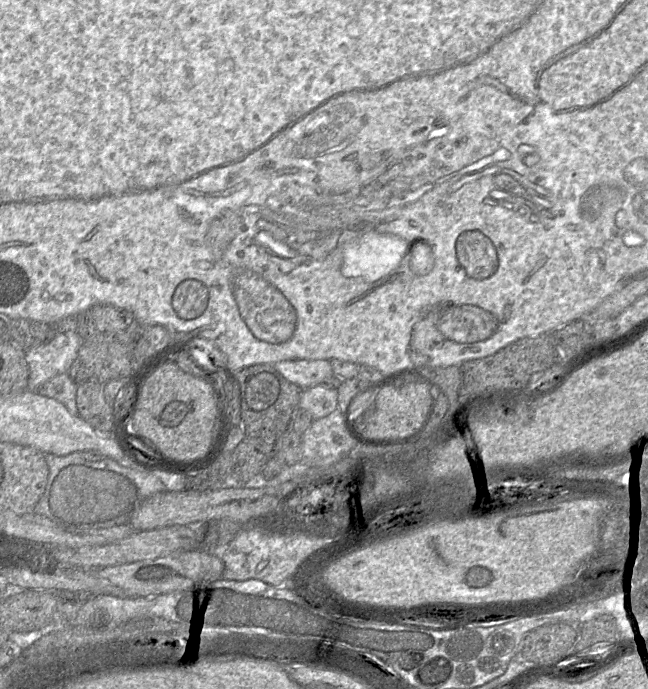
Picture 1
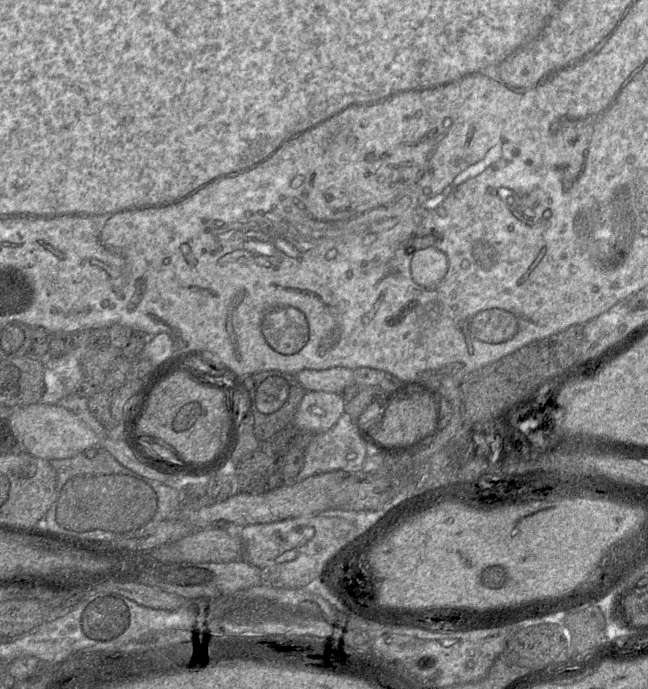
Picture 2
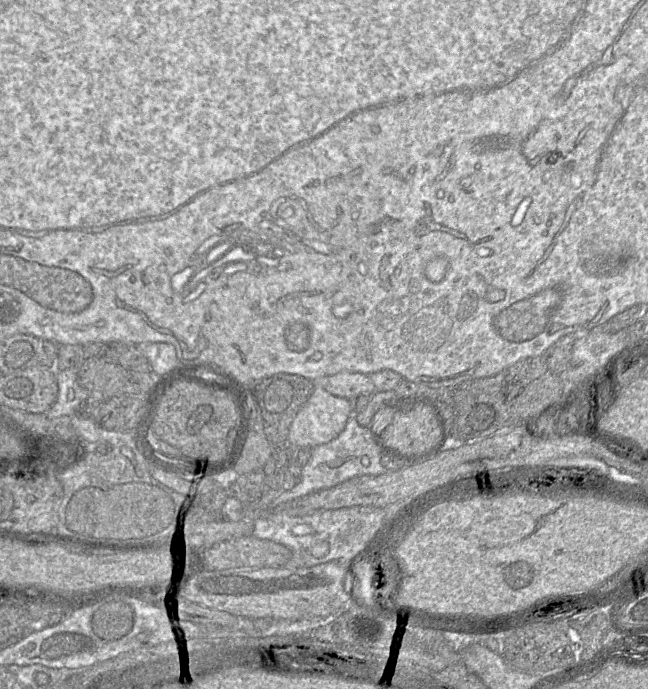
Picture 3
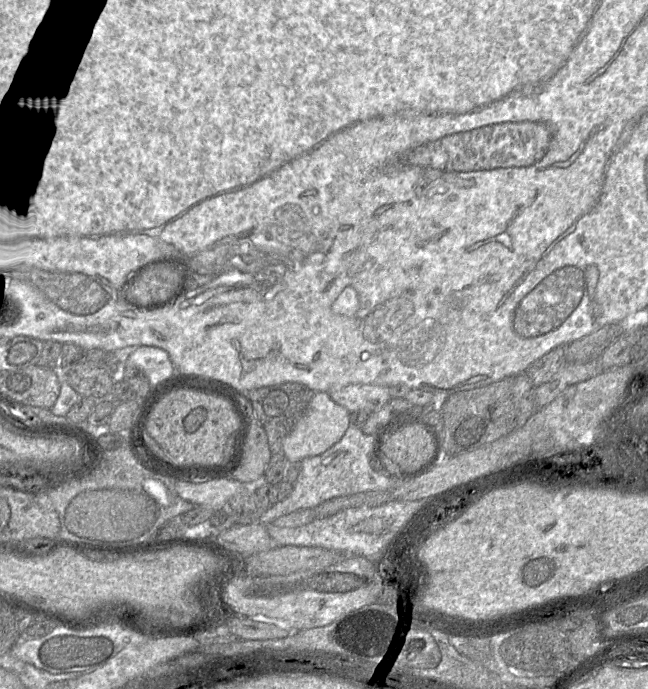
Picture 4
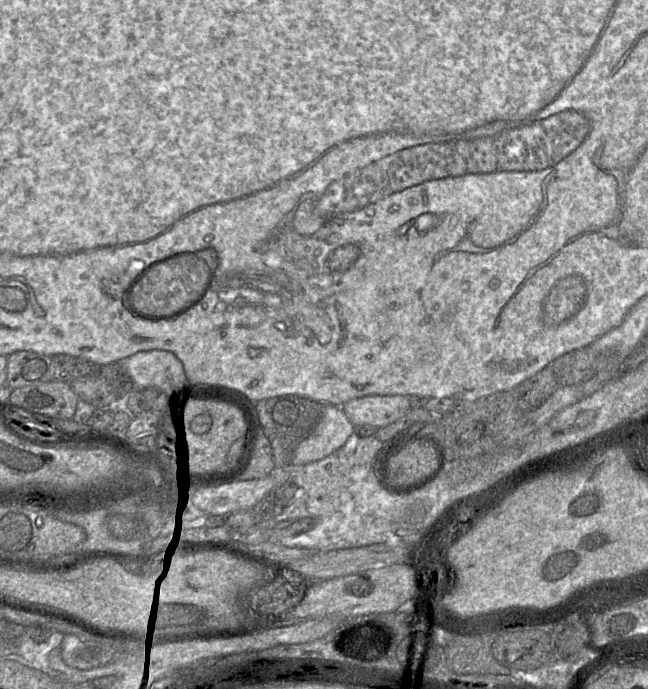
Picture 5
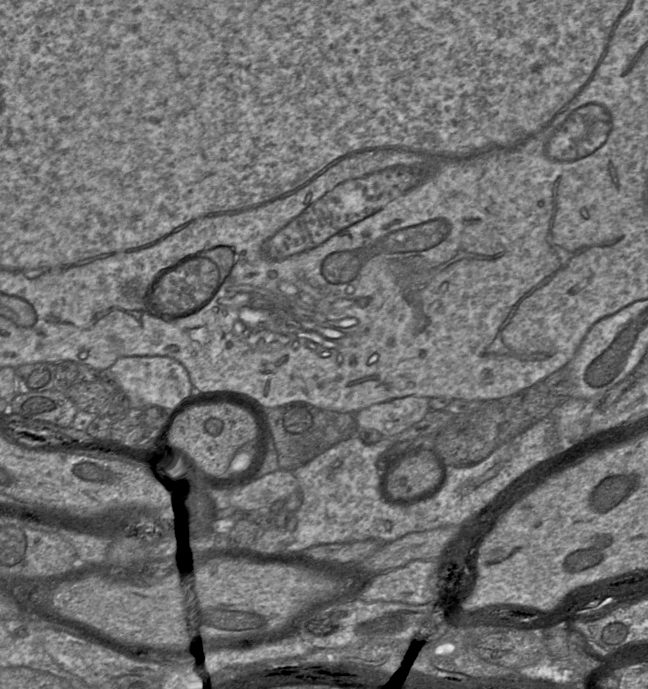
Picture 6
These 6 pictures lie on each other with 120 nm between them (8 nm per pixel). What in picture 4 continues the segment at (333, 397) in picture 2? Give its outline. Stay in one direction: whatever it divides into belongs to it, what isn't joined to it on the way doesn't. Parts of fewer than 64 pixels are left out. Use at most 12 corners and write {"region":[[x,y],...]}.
{"region":[[315,392],[284,438],[289,462],[320,455],[351,424],[351,412]]}

